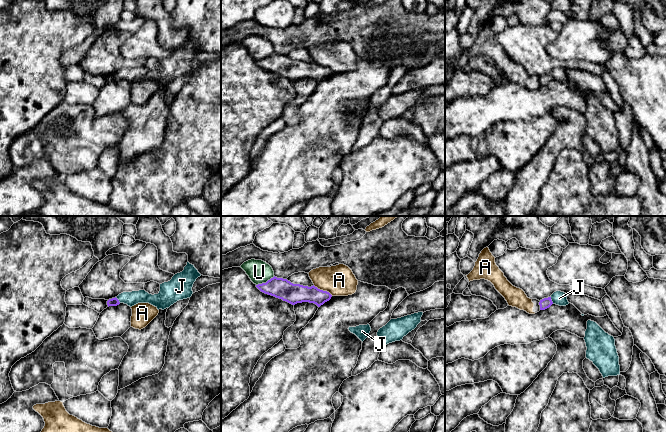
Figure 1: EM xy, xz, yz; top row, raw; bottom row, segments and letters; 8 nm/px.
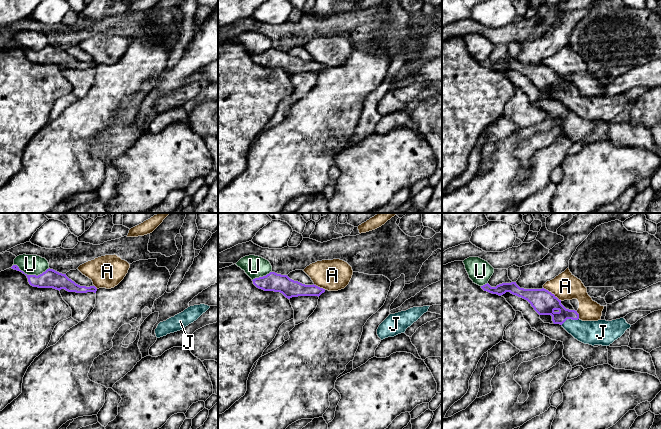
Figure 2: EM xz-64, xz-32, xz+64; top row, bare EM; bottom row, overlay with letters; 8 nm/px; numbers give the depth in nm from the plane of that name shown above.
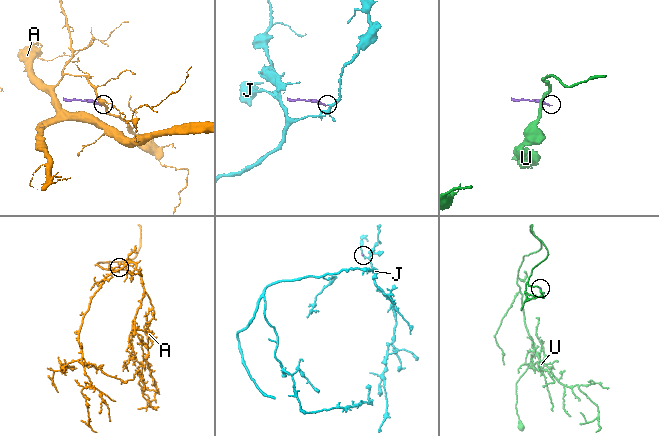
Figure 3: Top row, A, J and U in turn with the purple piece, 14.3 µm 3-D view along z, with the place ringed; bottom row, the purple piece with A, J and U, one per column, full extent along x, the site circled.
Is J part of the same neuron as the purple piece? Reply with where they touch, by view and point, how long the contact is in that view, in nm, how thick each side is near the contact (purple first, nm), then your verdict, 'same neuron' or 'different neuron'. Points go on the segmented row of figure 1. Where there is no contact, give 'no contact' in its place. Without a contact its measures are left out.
yz (551, 300) | 60 nm | 90/110 nm | same neuron

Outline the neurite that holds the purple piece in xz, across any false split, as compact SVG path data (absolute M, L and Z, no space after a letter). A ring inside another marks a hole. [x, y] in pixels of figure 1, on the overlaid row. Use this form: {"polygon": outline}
{"polygon": "M273 277L266 283L258 284L256 287L263 293L282 299L292 305L302 302L314 303L318 307L329 301L332 295L318 289L300 284L293 284L287 279Z"}

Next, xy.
{"polygon": "M187 262L182 272L175 274L170 281L160 284L158 294L152 295L145 290L123 292L109 299L107 305L109 307L124 303L132 307L138 303L149 303L158 310L164 310L179 300L190 298L193 294L193 284L200 276L201 274L194 265Z"}

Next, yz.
{"polygon": "M561 291L554 292L550 297L540 300L540 310L549 308L552 304L559 306L566 306L569 304L567 294Z"}

